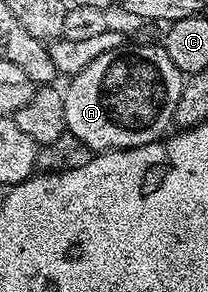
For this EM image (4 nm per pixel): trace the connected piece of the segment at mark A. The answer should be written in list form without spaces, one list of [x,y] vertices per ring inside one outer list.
[[[157,43],[108,50],[108,54],[92,58],[84,70],[69,77],[67,84],[70,85],[62,92],[66,131],[84,142],[94,154],[112,152],[116,148],[139,148],[151,144],[153,140],[161,140],[167,135],[166,127],[174,124],[174,111],[180,102],[183,83],[184,73]]]

